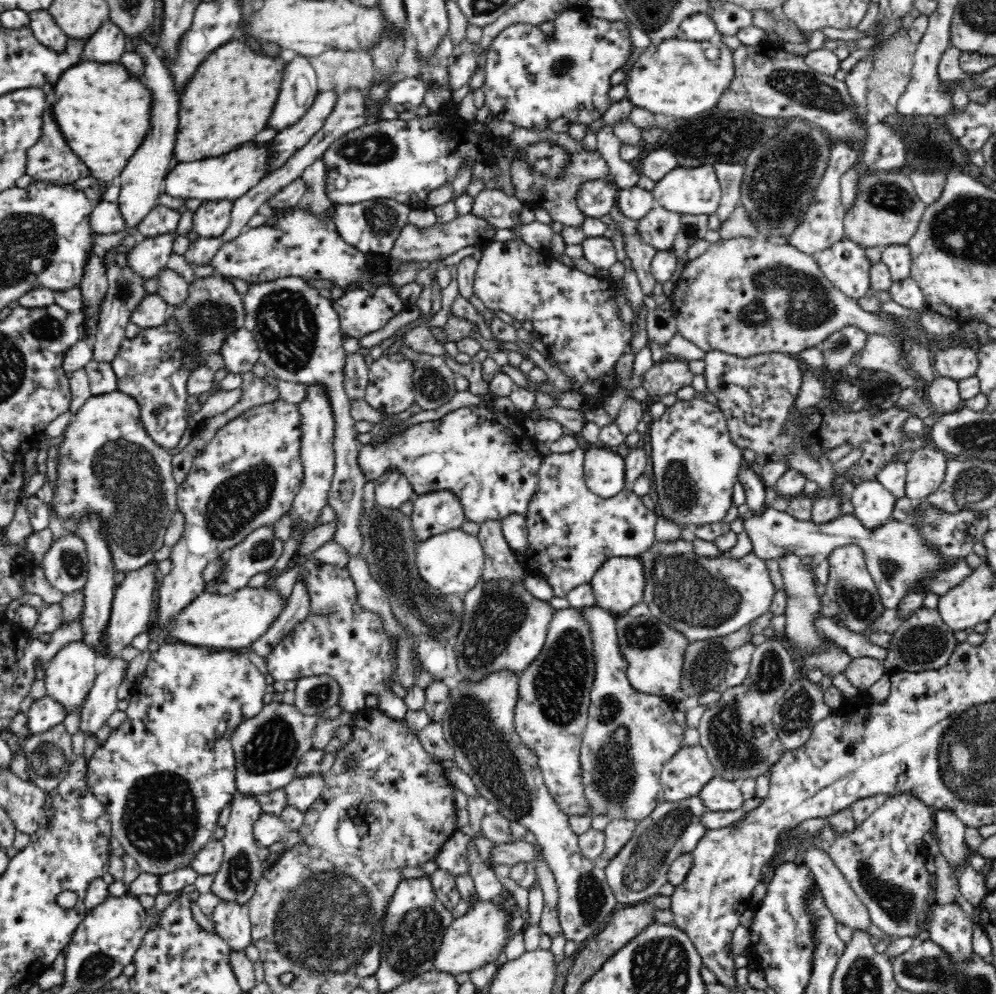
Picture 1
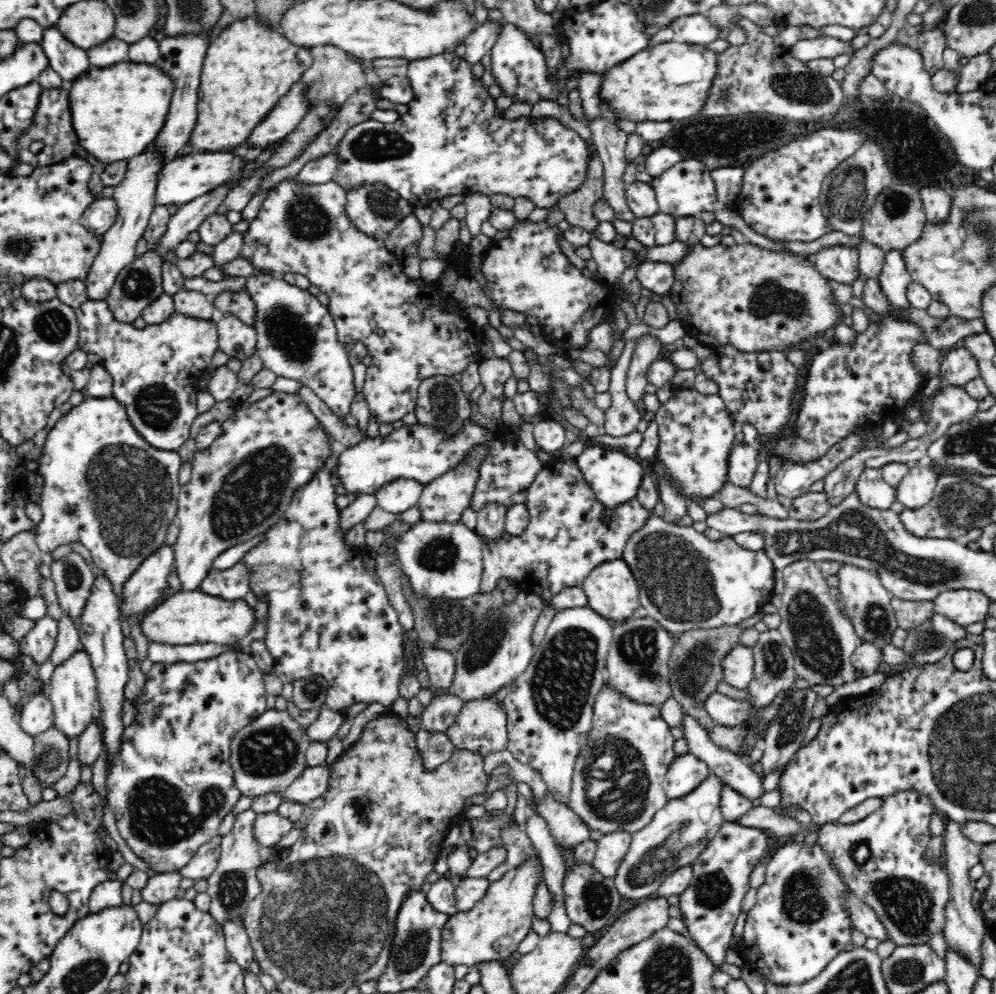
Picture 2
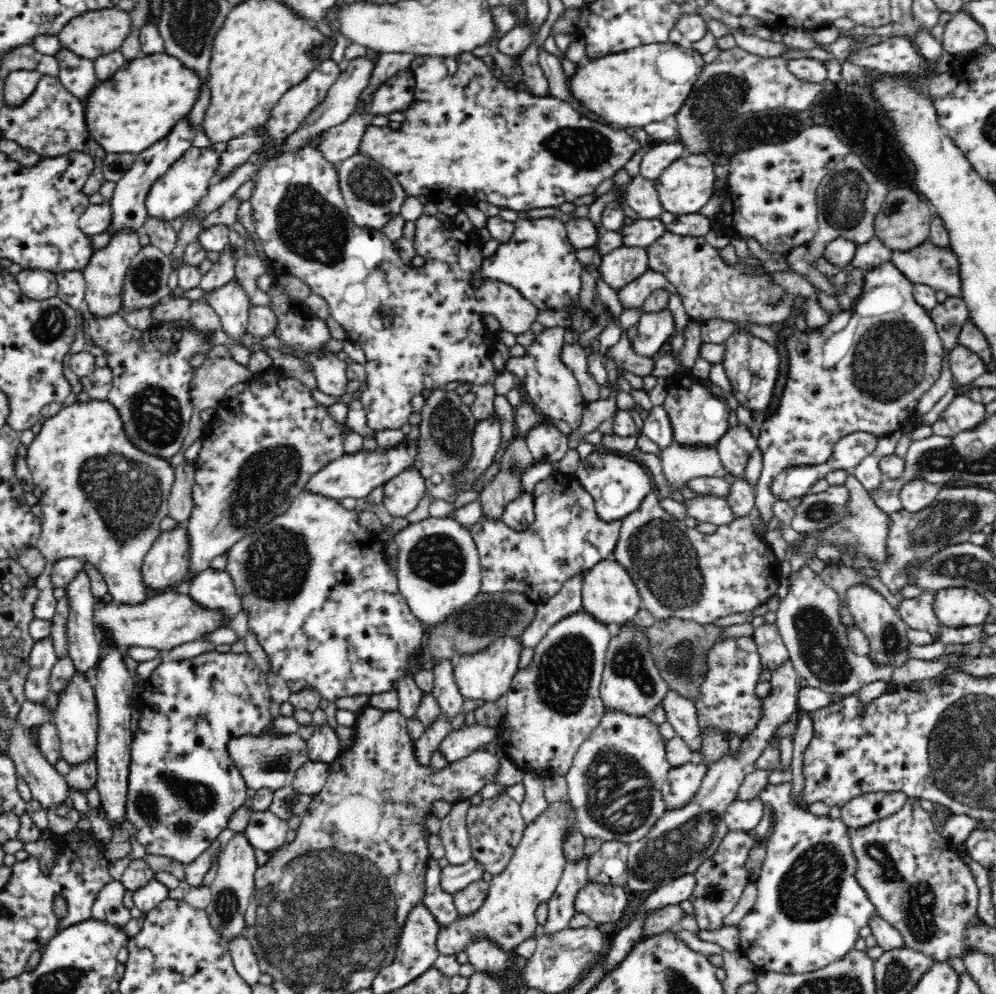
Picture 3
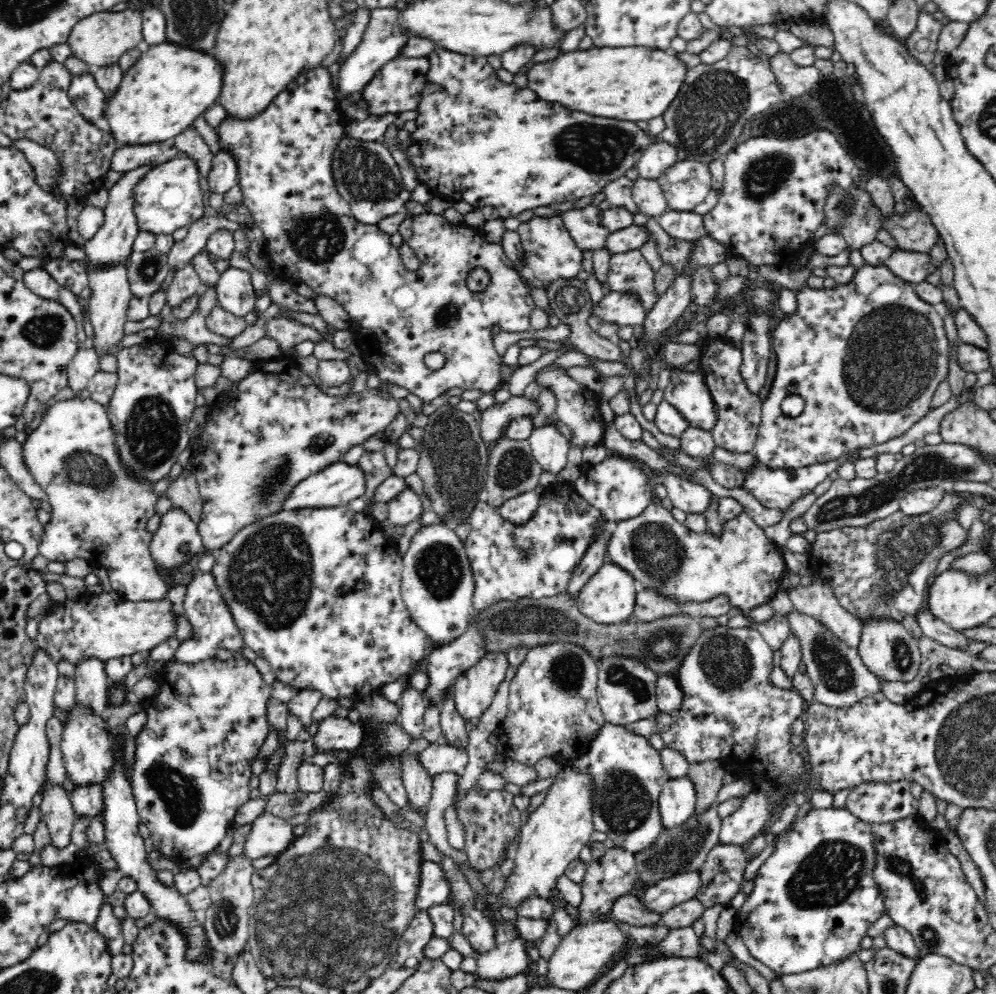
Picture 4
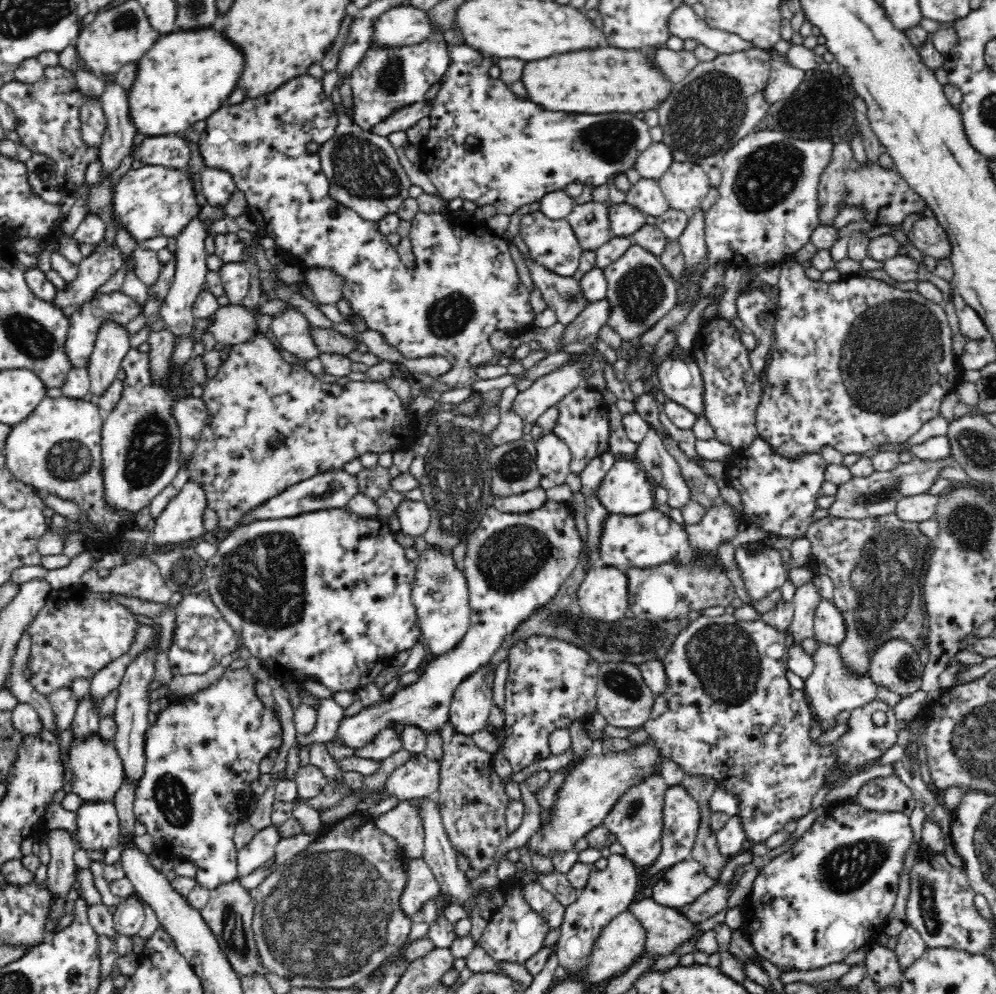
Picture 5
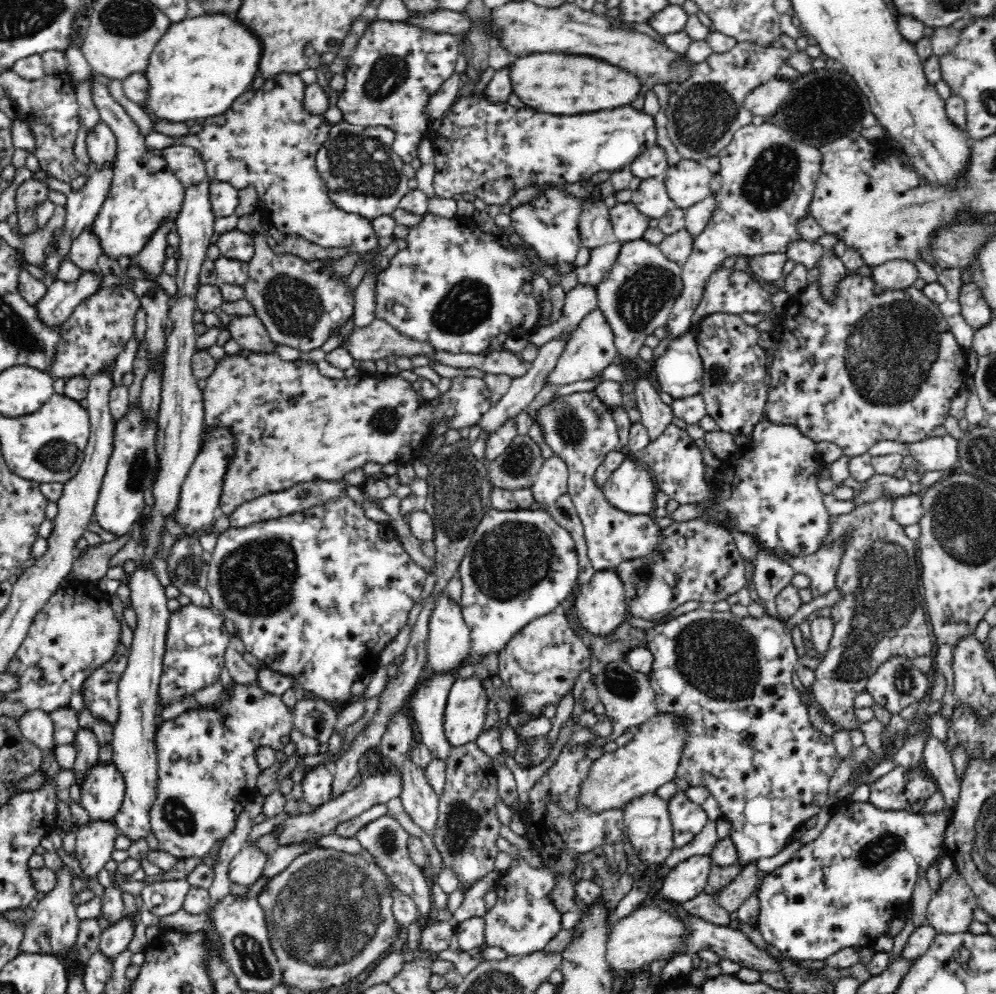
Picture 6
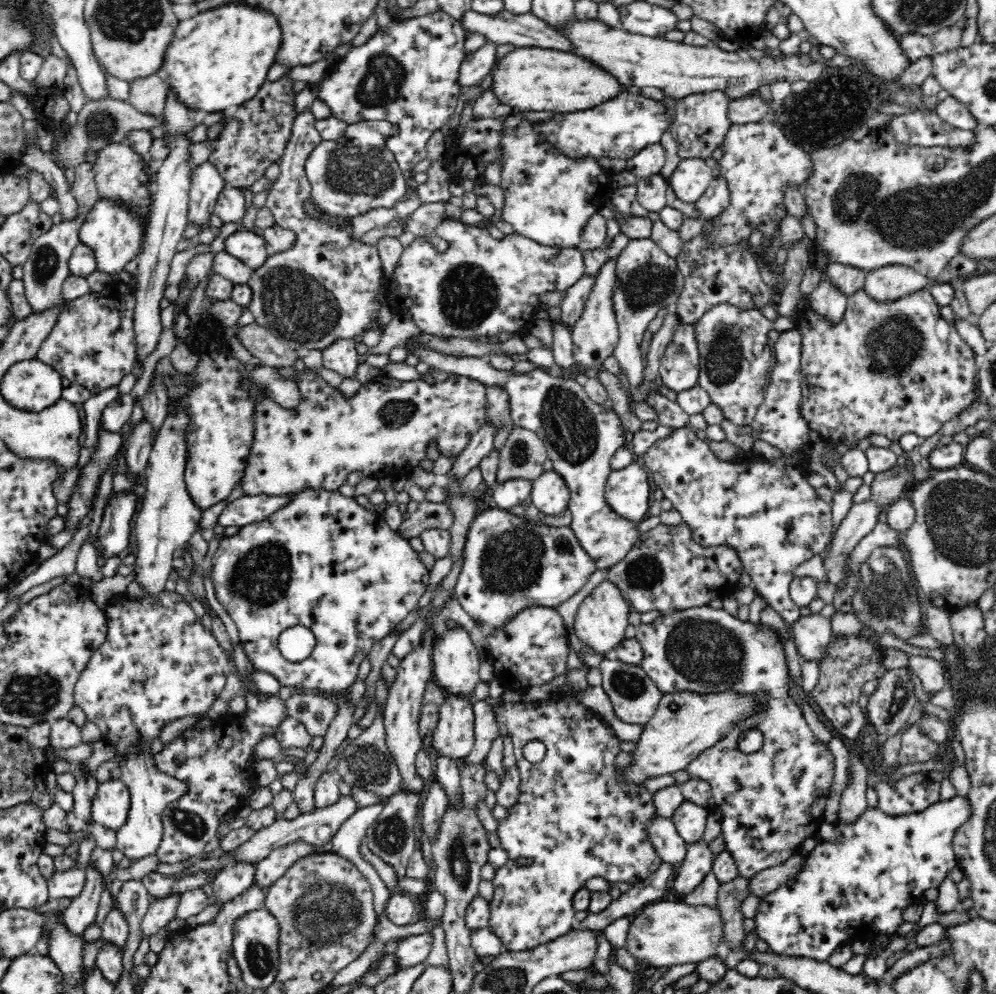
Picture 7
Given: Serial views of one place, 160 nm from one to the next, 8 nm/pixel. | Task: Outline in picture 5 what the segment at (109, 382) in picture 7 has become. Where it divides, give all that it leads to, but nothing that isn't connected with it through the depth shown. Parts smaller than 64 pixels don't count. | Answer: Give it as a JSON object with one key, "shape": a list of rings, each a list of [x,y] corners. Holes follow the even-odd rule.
{"shape":[[[114,291],[110,294],[100,295],[80,305],[79,309],[69,316],[68,336],[65,344],[65,351],[68,353],[72,366],[88,366],[94,348],[96,334],[98,334],[98,328],[100,328],[100,324],[104,320],[111,318],[118,324],[127,325],[142,313],[143,306],[141,302],[138,302],[136,298],[124,294],[122,291]]]}

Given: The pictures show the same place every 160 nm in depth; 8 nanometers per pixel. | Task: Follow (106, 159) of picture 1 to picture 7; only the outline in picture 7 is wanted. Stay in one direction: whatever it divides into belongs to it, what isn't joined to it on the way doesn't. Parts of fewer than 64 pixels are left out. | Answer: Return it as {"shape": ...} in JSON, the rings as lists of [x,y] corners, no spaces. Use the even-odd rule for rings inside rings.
{"shape":[[[225,4],[209,11],[181,20],[174,28],[164,58],[164,83],[166,91],[174,95],[178,103],[203,115],[207,112],[222,113],[230,106],[238,106],[250,100],[266,81],[268,69],[275,64],[280,48],[280,26],[268,12],[252,8],[252,4]]]}

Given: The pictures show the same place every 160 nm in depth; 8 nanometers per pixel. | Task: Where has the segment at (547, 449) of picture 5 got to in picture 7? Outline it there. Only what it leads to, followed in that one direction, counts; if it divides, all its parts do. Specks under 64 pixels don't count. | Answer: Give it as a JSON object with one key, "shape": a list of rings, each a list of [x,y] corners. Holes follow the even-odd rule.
{"shape":[[[546,470],[531,482],[532,490],[529,497],[541,515],[554,516],[564,512],[570,500],[570,490],[562,475]]]}

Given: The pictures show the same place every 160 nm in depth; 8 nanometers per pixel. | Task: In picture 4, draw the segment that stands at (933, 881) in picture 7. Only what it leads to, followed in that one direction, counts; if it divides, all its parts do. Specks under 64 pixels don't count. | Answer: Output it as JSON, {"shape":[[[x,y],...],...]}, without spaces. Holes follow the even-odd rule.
{"shape":[[[810,809],[799,820],[780,833],[775,835],[774,850],[757,870],[754,877],[754,892],[748,896],[744,905],[736,912],[734,918],[735,931],[742,938],[750,955],[758,962],[768,966],[776,974],[800,974],[816,968],[826,967],[836,962],[845,960],[853,953],[860,950],[860,942],[866,935],[868,928],[885,914],[884,902],[876,881],[873,880],[872,868],[874,868],[874,847],[872,847],[872,825],[862,822],[848,812],[848,809]]]}

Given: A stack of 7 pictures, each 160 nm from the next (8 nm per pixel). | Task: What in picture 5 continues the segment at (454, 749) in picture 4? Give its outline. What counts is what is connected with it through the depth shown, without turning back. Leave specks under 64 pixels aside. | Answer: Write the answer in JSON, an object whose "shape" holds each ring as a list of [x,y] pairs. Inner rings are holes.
{"shape":[[[423,752],[413,753],[408,761],[398,766],[386,779],[385,790],[393,794],[400,801],[410,801],[422,797],[432,797],[436,794],[440,784],[441,759],[432,760]]]}

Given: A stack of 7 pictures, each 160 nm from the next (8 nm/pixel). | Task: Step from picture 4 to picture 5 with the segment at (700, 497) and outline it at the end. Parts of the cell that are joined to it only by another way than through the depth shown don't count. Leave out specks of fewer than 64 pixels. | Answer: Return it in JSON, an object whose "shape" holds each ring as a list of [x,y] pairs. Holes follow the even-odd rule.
{"shape":[[[650,429],[646,438],[639,443],[636,458],[642,462],[644,470],[667,490],[667,504],[671,508],[681,509],[691,500],[691,490],[686,485],[680,466],[664,448],[660,436]]]}

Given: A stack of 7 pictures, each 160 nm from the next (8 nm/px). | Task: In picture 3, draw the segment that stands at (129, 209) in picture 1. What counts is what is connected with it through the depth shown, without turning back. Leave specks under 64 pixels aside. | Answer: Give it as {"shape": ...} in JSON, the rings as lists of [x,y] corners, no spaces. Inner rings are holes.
{"shape":[[[122,228],[116,234],[108,236],[108,244],[96,247],[88,264],[84,267],[83,275],[86,281],[86,294],[84,304],[95,316],[110,316],[120,313],[122,308],[122,284],[124,276],[132,259],[143,247],[140,244],[138,230]]]}

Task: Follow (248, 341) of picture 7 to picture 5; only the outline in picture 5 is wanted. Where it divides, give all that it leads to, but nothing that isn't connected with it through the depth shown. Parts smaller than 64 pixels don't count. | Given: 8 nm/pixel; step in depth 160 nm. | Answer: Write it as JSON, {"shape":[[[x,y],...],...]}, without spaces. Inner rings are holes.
{"shape":[[[228,304],[218,307],[208,318],[207,332],[213,334],[217,342],[236,345],[254,338],[258,330],[256,318],[242,305]]]}

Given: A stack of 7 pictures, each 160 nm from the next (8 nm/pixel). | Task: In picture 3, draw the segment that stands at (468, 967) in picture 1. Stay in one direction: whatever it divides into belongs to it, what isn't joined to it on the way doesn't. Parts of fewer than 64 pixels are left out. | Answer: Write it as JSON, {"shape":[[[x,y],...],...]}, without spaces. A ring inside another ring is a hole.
{"shape":[[[569,801],[550,804],[535,821],[527,825],[506,868],[490,880],[488,897],[482,906],[471,916],[459,916],[449,926],[441,928],[437,940],[440,955],[456,956],[466,952],[466,948],[476,940],[490,940],[509,954],[526,940],[534,938],[538,925],[536,910],[554,895],[558,887],[566,864],[562,842],[564,834],[572,828],[577,826]]]}

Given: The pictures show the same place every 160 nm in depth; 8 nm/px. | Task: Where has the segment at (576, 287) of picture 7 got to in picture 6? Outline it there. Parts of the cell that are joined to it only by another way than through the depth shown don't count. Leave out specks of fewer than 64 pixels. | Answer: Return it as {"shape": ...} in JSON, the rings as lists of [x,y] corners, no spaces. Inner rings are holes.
{"shape":[[[618,240],[590,249],[590,258],[585,266],[576,267],[578,282],[597,286],[598,282],[612,270],[623,243]]]}

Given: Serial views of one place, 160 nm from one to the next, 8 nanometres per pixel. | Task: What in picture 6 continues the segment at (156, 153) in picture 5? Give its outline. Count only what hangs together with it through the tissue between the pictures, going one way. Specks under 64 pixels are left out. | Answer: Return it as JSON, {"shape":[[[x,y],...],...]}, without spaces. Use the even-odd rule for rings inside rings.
{"shape":[[[166,146],[160,150],[160,156],[179,181],[186,187],[191,187],[207,180],[207,170],[198,151],[191,146]]]}

